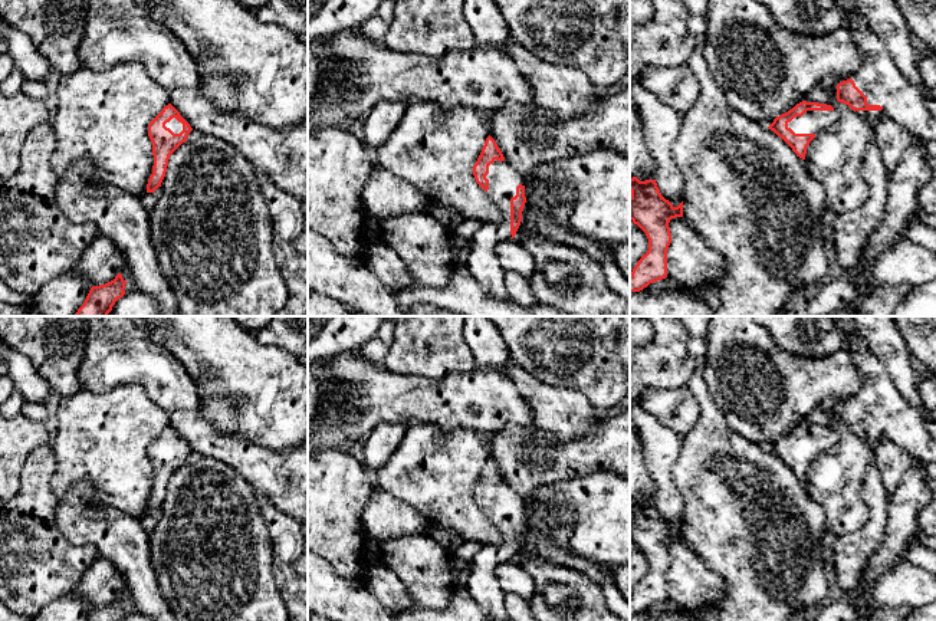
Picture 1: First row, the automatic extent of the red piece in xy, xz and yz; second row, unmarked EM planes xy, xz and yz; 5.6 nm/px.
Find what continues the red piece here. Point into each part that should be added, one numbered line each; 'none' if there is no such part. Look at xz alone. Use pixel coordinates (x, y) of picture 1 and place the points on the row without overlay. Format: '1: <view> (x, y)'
1: xz (482, 584)

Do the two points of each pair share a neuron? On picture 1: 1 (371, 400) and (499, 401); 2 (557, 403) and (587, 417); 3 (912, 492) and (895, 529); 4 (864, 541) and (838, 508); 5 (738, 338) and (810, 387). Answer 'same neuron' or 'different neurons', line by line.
1: same neuron
2: same neuron
3: same neuron
4: different neurons
5: same neuron

